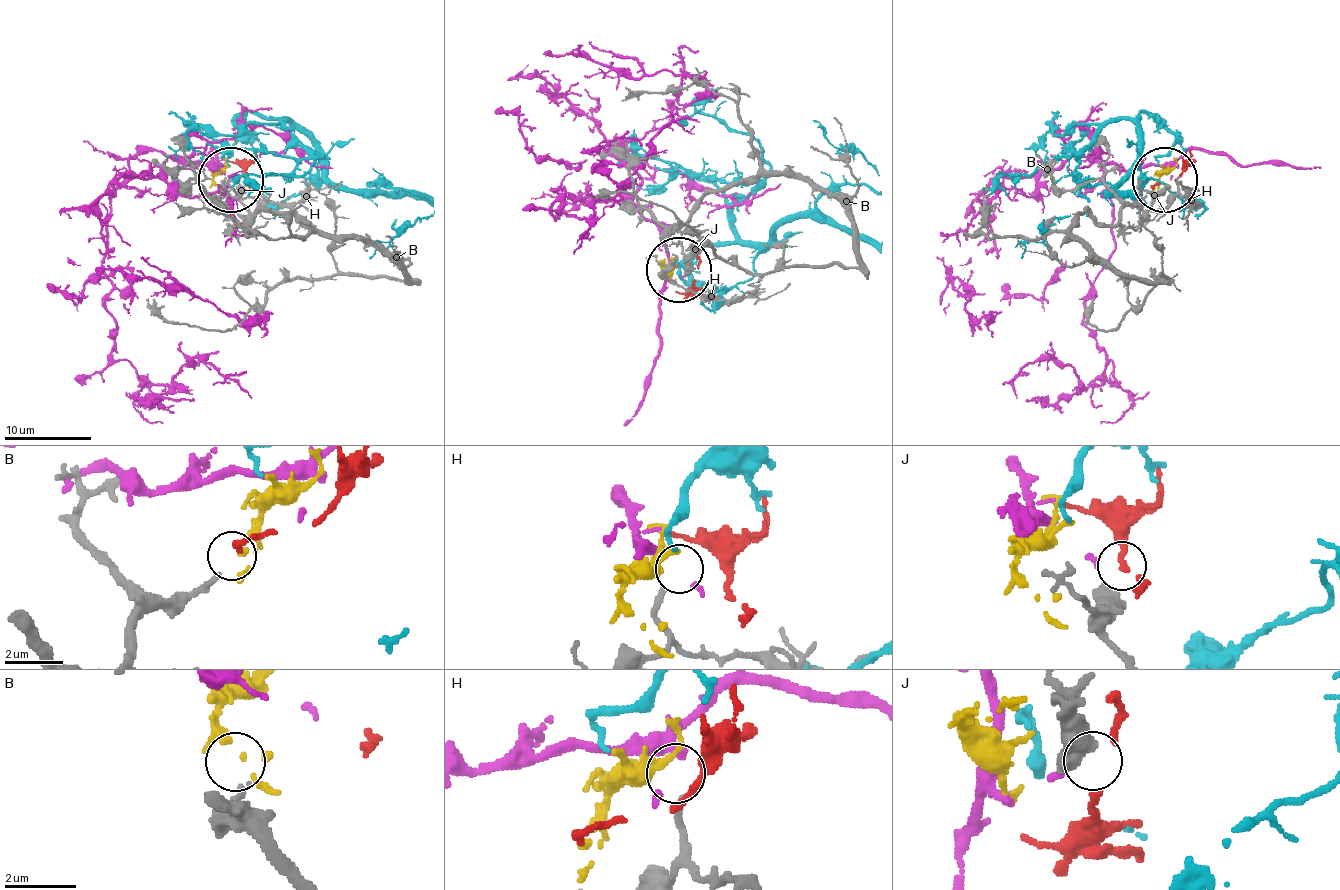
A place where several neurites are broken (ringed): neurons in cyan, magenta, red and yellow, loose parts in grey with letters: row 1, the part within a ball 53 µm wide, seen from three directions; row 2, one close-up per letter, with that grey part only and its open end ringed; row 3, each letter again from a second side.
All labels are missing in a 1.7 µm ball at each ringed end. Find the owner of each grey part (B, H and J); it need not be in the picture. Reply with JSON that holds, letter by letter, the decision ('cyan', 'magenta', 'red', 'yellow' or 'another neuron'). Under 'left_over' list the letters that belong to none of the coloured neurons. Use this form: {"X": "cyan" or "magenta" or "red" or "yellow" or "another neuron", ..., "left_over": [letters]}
{"B": "yellow", "H": "magenta", "J": "another neuron", "left_over": ["J"]}

